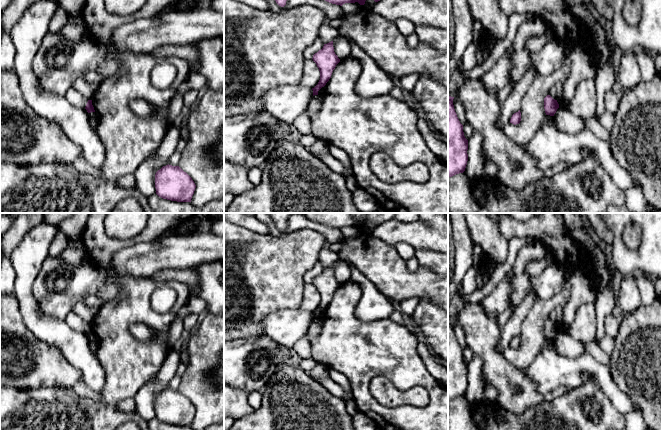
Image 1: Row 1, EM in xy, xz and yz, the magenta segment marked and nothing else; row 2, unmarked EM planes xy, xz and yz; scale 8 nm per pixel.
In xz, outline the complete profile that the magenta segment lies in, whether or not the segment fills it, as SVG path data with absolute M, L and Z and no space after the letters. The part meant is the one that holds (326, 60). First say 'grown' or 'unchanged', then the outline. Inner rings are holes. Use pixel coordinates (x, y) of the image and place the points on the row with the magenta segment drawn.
unchanged; M333 41L324 44L323 48L314 54L312 59L320 71L320 80L318 84L312 88L314 96L318 95L318 91L329 81L340 59L334 52Z

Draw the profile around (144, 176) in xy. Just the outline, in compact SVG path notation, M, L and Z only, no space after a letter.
M173 123L157 148L155 154L140 164L134 173L135 189L149 198L156 193L155 174L163 166L168 165L170 157L177 149L182 128Z

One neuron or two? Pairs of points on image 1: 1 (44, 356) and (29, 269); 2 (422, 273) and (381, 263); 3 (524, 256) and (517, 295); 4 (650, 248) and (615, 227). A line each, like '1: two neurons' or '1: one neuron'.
1: two neurons
2: one neuron
3: one neuron
4: one neuron

